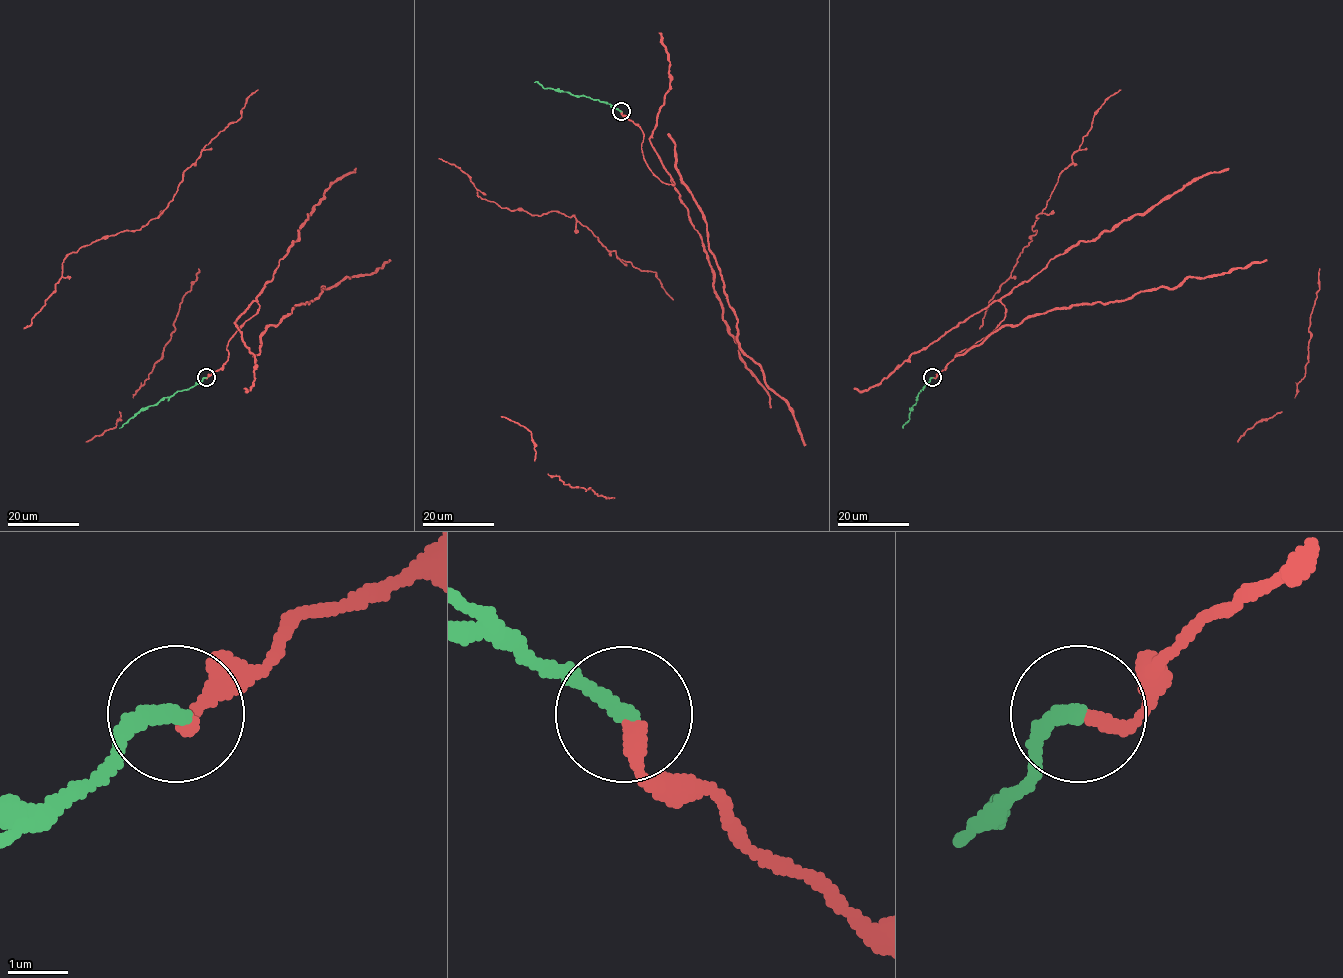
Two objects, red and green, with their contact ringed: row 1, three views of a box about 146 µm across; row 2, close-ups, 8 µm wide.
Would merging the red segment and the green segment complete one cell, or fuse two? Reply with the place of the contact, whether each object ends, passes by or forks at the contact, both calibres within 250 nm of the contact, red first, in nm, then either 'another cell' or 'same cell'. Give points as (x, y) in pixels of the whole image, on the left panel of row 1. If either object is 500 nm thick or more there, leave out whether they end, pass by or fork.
place (206, 377); red ends; green ends; calibres 220 and 280 nm; same cell

